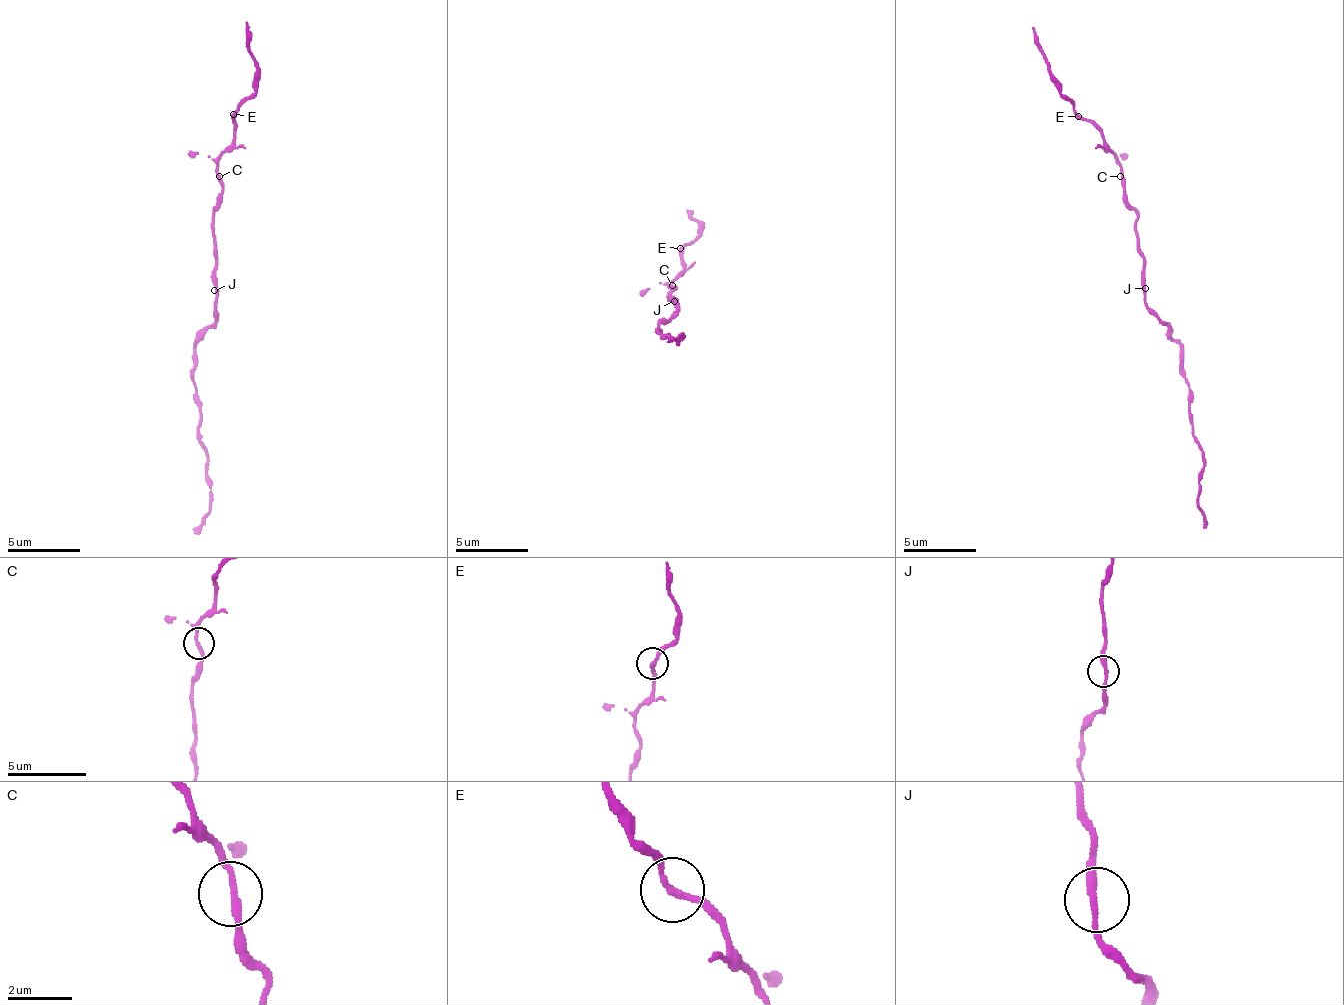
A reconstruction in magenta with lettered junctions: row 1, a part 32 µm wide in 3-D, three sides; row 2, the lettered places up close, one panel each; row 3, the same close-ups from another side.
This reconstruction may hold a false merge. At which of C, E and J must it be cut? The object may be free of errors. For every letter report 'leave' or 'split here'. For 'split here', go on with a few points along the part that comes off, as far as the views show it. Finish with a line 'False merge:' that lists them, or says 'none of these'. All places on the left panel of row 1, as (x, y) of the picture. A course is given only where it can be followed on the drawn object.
C: leave
E: leave
J: leave
False merge: none of these

